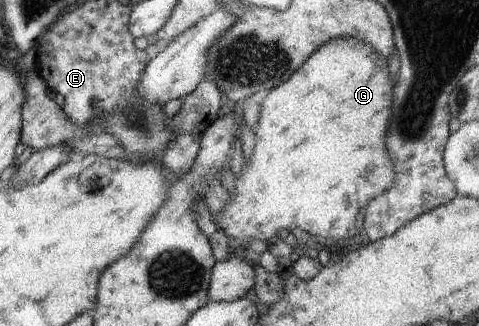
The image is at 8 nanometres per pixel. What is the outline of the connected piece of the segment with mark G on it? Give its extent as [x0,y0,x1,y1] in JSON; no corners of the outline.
[214,37,395,247]

